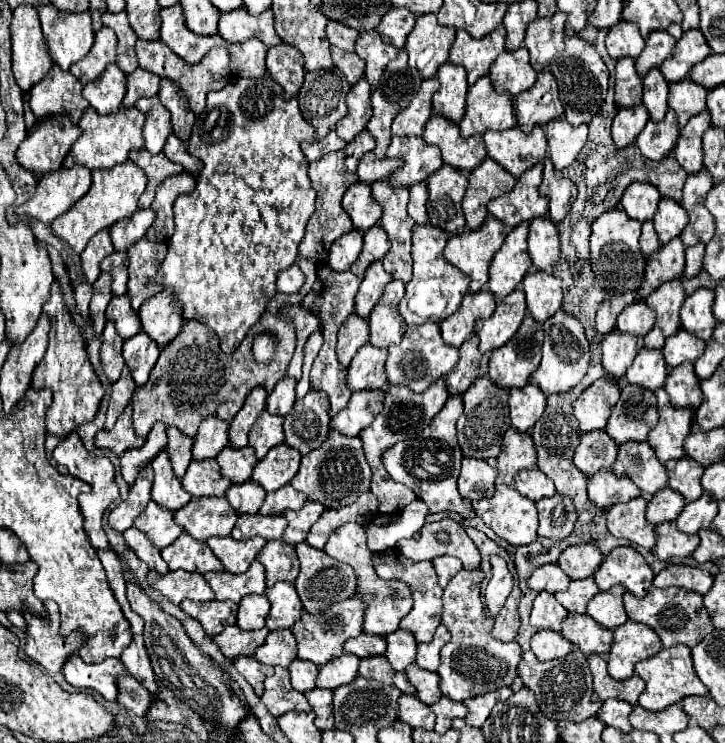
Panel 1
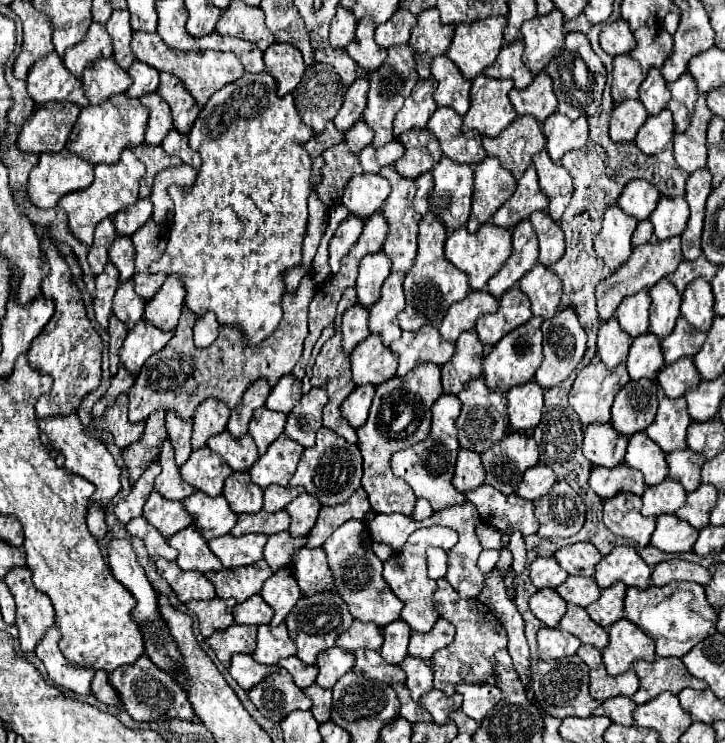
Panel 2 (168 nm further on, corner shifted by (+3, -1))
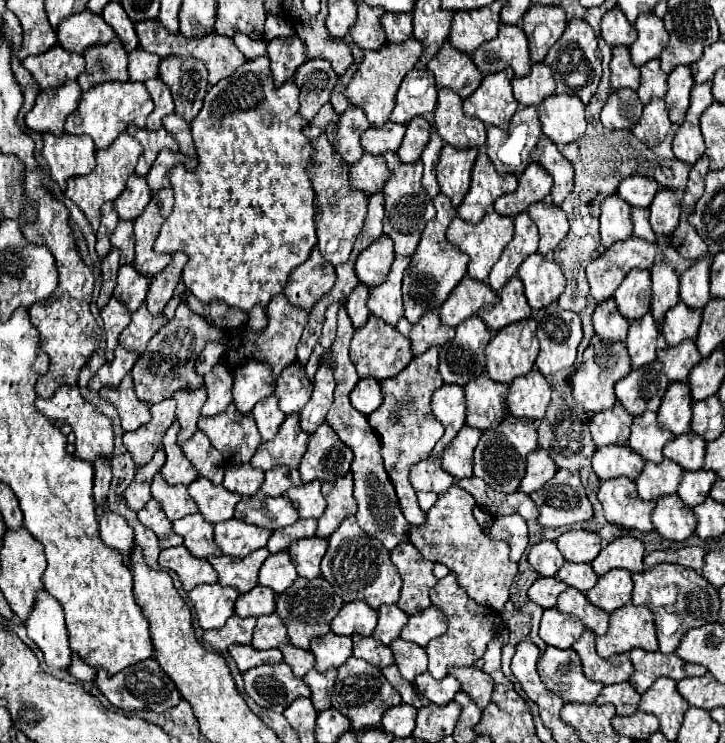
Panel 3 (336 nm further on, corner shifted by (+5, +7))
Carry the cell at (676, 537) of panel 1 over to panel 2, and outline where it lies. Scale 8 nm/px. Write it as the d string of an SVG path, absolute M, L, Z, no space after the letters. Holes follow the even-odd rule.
M660 515L656 519L656 531L652 535L652 545L664 553L692 551L698 539L698 529L690 527L676 515Z

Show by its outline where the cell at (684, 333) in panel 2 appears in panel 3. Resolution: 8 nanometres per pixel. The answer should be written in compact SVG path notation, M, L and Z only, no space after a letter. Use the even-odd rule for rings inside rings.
M682 301L674 305L662 325L662 335L668 345L678 345L684 339L696 339L702 323L702 311L688 309Z

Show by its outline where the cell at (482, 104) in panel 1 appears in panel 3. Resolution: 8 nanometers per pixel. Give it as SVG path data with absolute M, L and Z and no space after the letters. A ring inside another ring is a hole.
M510 69L486 75L480 87L464 101L464 113L480 119L484 125L496 125L506 131L512 115L518 109L510 79Z

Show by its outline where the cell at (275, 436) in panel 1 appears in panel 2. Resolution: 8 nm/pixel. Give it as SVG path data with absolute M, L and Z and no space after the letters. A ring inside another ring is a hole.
M258 407L258 411L254 411L250 423L250 435L254 437L260 455L264 455L270 443L282 435L284 425L286 425L286 415L278 411L270 411L266 407Z

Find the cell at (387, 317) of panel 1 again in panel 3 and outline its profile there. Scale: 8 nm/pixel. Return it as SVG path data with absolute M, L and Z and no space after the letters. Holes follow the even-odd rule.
M396 257L388 279L382 285L370 289L368 309L372 315L380 317L388 325L396 325L400 317L404 315L400 287L402 287L402 277L404 277L408 263L410 263L410 257Z

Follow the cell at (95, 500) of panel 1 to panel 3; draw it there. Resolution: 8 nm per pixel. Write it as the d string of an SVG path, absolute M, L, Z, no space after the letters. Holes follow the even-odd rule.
M60 387L60 391L56 391L56 395L52 399L38 399L36 409L50 421L62 421L72 427L72 433L76 435L76 441L74 441L74 447L76 447L74 457L76 459L84 459L90 463L96 463L98 459L102 459L106 463L112 461L112 453L114 453L112 419L98 413L92 405L88 405L82 399L78 387Z

